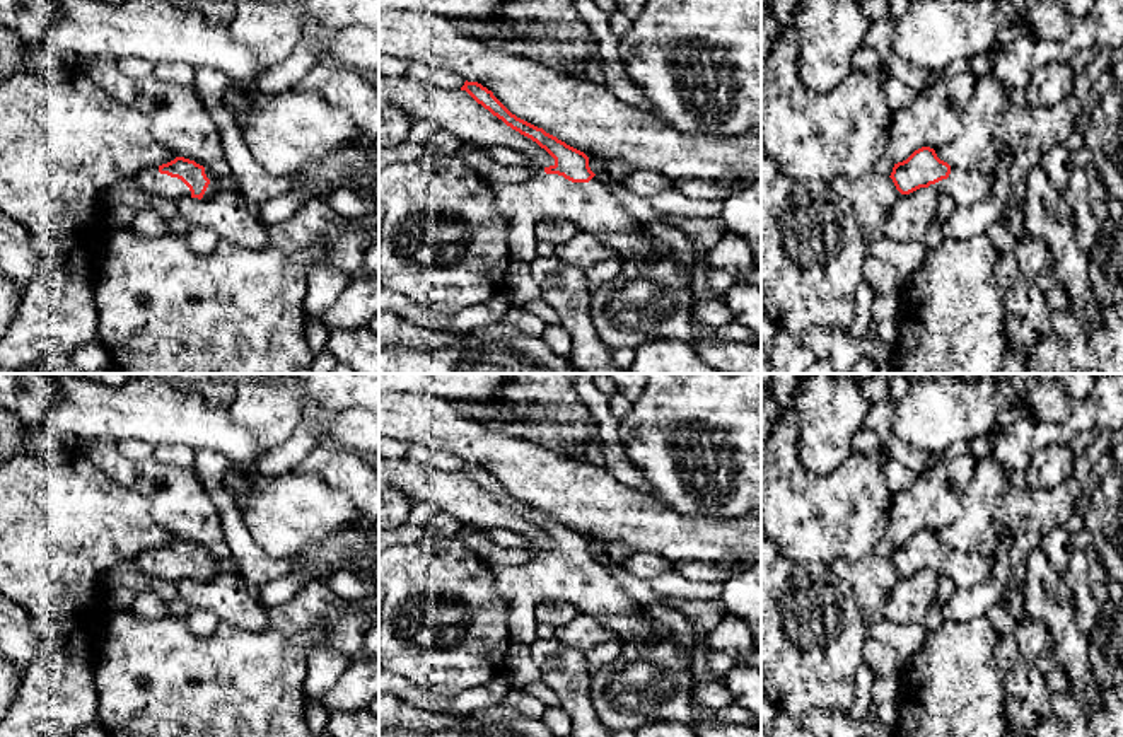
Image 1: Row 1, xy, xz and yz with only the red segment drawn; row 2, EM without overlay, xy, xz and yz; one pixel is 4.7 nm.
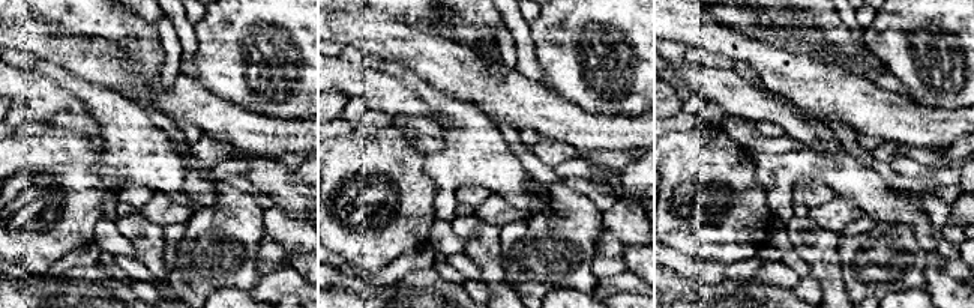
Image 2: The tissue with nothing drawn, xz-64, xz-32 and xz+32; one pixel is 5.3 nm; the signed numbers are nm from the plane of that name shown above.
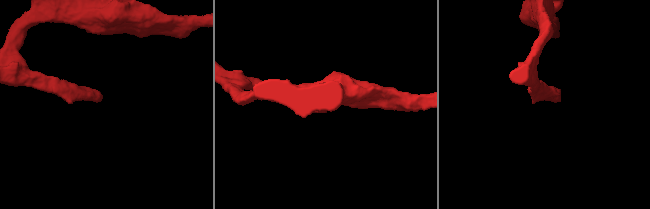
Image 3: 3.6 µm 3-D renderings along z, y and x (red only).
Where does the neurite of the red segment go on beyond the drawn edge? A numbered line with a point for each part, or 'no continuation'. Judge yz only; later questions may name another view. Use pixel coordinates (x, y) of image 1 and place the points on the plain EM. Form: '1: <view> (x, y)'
1: yz (966, 570)

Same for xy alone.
1: xy (151, 563)

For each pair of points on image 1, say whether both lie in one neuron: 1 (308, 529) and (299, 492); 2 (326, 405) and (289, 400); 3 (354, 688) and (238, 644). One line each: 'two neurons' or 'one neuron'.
1: one neuron
2: two neurons
3: two neurons

